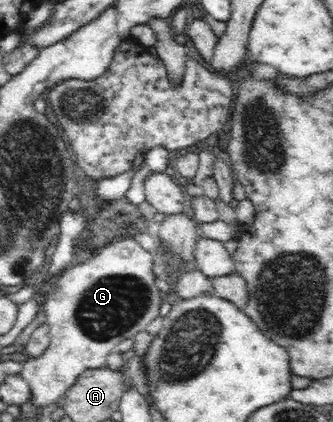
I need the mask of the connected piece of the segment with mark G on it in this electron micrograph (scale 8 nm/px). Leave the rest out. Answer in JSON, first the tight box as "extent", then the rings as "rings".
{"extent":[20,237,163,406],"rings":[[[129,237],[98,249],[90,259],[57,276],[42,307],[50,331],[49,346],[42,355],[21,362],[20,375],[30,386],[32,402],[49,406],[64,398],[84,370],[103,367],[120,342],[147,330],[163,302],[153,267],[153,253]]]}

